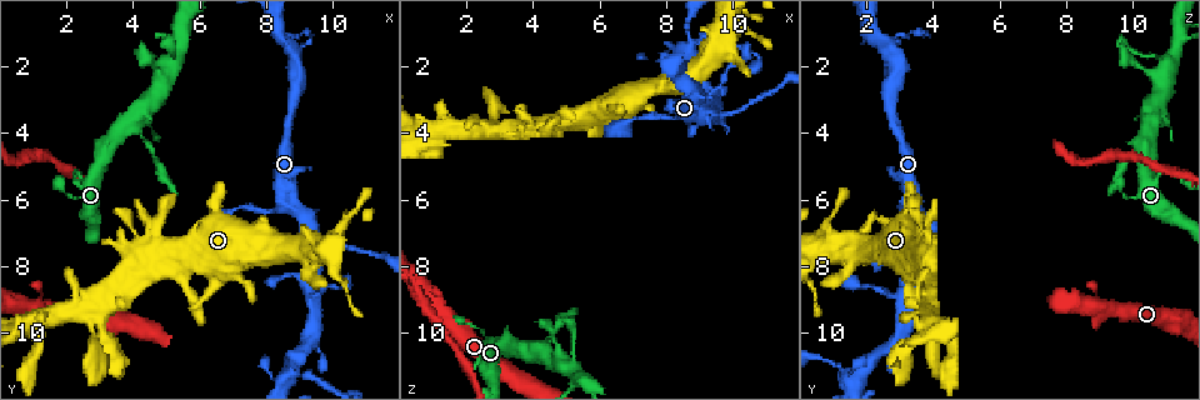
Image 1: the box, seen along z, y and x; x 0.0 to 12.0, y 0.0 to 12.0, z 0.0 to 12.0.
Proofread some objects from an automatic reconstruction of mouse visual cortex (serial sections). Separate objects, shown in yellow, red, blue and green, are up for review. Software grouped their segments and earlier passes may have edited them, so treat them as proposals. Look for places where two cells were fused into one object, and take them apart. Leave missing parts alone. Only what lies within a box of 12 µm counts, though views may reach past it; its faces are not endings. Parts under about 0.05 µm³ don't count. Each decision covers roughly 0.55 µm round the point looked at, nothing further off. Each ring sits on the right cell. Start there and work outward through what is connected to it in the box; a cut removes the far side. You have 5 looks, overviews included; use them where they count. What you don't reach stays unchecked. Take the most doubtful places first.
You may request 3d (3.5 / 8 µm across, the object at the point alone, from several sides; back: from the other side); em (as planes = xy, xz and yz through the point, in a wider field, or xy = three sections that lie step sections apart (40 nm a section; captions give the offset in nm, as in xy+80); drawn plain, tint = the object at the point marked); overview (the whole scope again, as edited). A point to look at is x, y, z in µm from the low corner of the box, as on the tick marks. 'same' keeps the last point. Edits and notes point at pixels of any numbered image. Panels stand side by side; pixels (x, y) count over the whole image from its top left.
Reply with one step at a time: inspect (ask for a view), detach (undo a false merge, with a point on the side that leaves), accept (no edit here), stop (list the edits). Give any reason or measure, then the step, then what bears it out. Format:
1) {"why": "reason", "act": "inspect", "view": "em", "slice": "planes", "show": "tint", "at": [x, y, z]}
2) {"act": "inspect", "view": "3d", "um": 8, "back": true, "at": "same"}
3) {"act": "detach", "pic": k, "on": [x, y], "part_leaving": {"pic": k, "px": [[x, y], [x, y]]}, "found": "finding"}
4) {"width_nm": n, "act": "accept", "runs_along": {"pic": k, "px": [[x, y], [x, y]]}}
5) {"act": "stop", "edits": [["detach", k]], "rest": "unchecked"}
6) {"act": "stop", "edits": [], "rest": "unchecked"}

{"why": "thin arm on a thick one", "act": "inspect", "view": "3d", "um": 8, "at": [9.4, 8.9, 3.2]}

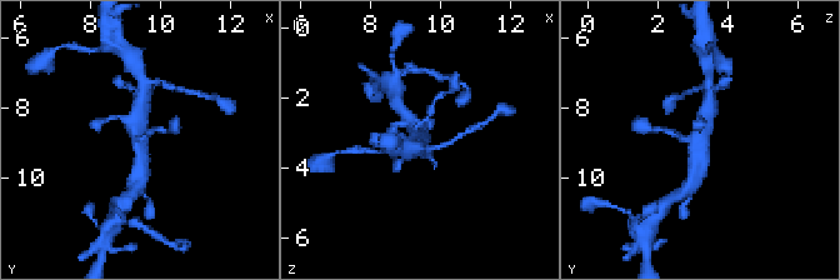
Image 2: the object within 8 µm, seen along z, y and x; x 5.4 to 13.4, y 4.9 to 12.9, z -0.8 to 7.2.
{"arms": 3, "arm_widths_nm": [150, 400, 450], "act": "inspect", "view": "em", "slice": "planes", "show": "tint", "at": [9.3, 8.9, 3.3]}

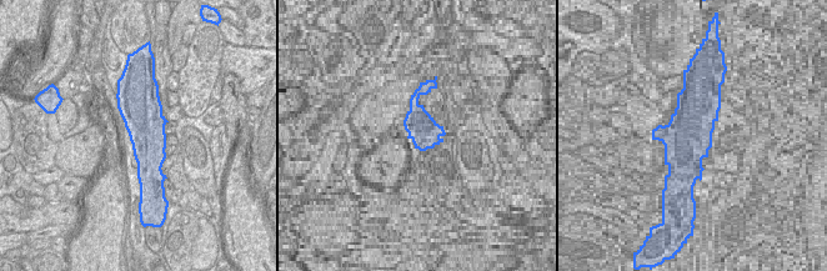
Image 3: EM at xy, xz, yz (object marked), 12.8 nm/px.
{"act": "accept", "found": "all the same cell"}

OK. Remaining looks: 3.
{"why": "narrows sharply", "act": "inspect", "view": "3d", "um": 8, "back": true, "at": [4.1, 6.9, 3.8]}

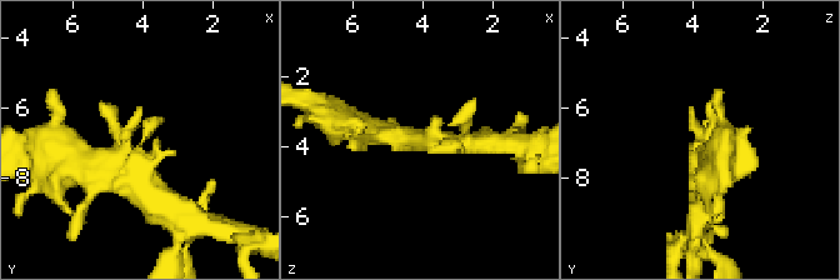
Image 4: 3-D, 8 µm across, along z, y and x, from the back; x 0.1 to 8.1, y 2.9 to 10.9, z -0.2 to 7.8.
{"act": "inspect", "view": "em", "slice": "xy", "step": 5, "show": "tint", "at": "same"}

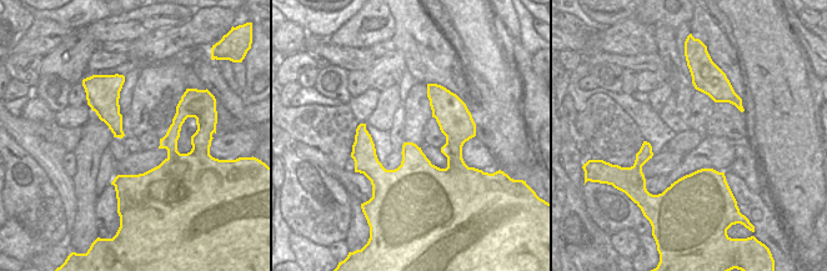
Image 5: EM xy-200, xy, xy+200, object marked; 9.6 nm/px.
{"act": "accept", "runs_along": {"pic": 4, "px": [[124, 163], [163, 119]]}, "found": "all the same cell"}

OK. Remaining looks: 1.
{"act": "stop", "edits": [], "rest": "unchecked"}

